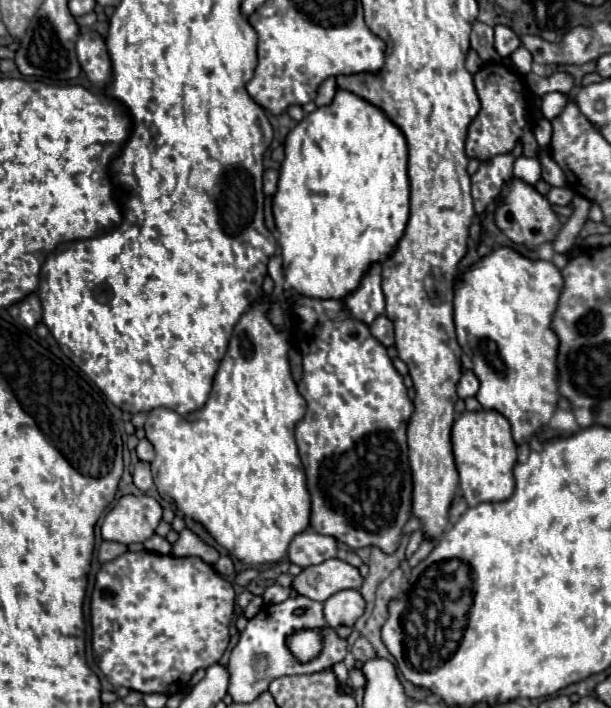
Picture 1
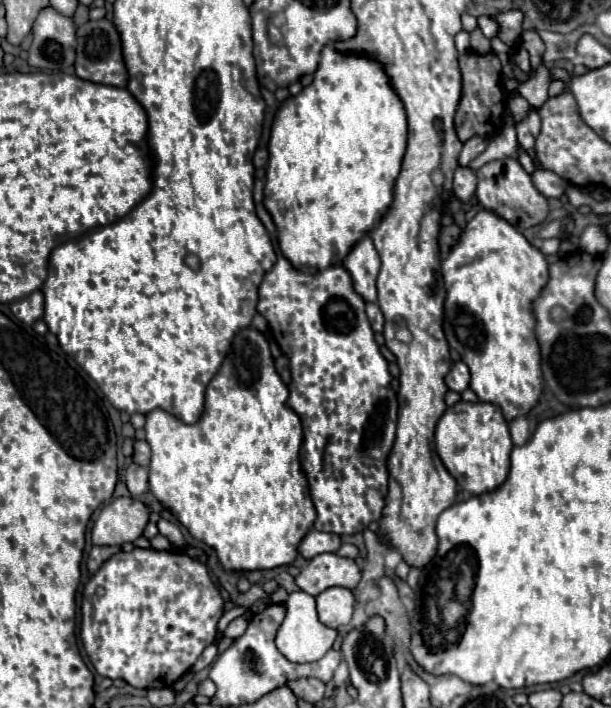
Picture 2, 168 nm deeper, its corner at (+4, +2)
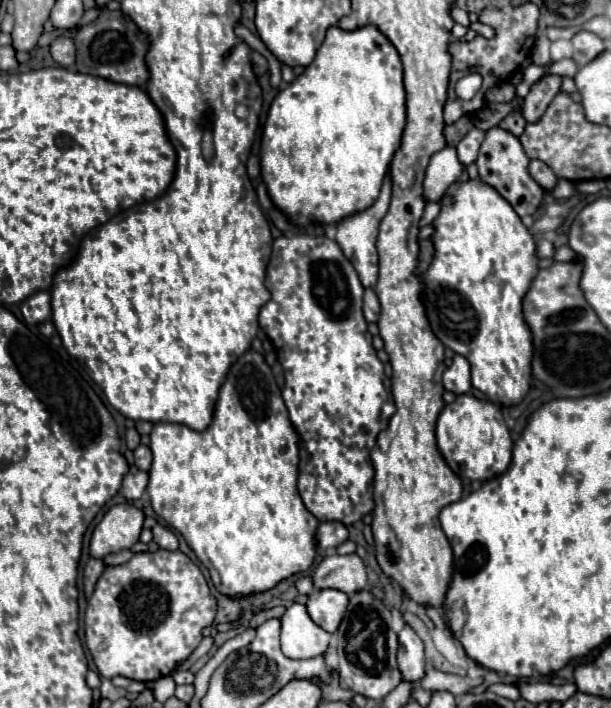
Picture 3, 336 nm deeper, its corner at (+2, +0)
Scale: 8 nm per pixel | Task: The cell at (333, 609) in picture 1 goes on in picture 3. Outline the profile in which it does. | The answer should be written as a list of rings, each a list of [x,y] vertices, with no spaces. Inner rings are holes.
[[[313,590],[307,600],[307,610],[311,620],[327,632],[337,632],[341,618],[345,616],[345,606],[349,598],[341,590]]]

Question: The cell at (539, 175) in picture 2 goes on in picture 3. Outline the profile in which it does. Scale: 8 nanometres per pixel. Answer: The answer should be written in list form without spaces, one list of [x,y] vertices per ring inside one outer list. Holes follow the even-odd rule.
[[[531,160],[529,164],[529,174],[533,176],[533,180],[545,190],[545,192],[551,192],[555,186],[557,186],[557,176],[553,174],[553,170],[549,170],[549,166],[541,160]]]

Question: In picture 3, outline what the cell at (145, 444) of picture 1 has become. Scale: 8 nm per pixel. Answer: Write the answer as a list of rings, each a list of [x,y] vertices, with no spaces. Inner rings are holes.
[[[141,444],[135,448],[135,466],[141,470],[149,470],[151,468],[151,450],[149,446]]]

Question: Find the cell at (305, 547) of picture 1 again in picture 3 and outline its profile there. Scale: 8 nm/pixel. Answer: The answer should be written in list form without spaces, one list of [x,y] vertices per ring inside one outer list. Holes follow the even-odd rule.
[[[323,522],[317,530],[317,550],[325,552],[329,548],[337,548],[349,538],[347,528],[341,522]]]

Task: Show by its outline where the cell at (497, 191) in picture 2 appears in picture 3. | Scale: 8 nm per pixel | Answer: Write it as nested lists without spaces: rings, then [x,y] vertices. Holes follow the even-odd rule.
[[[491,128],[487,132],[485,142],[481,144],[481,152],[479,152],[479,158],[475,164],[479,168],[479,180],[487,186],[493,186],[513,206],[513,210],[521,218],[533,214],[541,206],[545,190],[529,176],[529,158],[523,152],[519,138],[515,138],[513,134],[501,130],[501,128]]]

